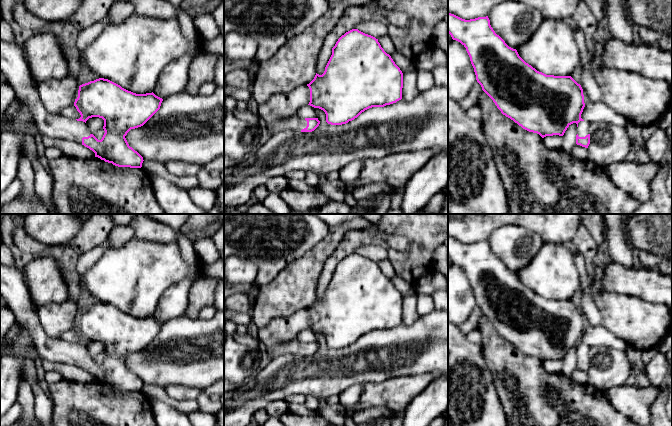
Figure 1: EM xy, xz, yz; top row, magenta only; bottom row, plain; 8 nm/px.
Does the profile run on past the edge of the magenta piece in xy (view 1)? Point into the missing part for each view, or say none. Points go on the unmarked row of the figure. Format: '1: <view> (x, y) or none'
1: xy (13, 289)

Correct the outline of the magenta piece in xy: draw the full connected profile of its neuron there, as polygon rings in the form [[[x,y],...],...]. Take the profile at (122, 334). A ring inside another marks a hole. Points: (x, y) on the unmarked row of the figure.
[[[0,265],[0,295],[4,303],[13,311],[16,322],[27,329],[32,336],[35,349],[41,359],[81,367],[92,374],[95,381],[118,391],[142,391],[143,381],[129,370],[125,360],[131,353],[143,350],[160,333],[162,322],[153,316],[136,318],[108,303],[99,302],[79,310],[74,330],[81,341],[75,344],[63,339],[53,339],[46,334],[39,320],[38,309],[33,306],[23,273],[16,266]],[[92,341],[104,344],[105,357],[101,364],[98,364],[87,352],[86,345]]]

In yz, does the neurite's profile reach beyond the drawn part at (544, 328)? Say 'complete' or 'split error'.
split error

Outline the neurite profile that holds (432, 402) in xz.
[[[439,375],[431,381],[431,383],[418,394],[407,405],[404,410],[404,417],[401,426],[429,426],[430,423],[437,417],[444,415],[448,411],[448,376]]]

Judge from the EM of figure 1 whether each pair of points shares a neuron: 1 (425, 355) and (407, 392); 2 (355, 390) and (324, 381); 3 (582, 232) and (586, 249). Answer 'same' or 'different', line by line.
1: different
2: different
3: same

